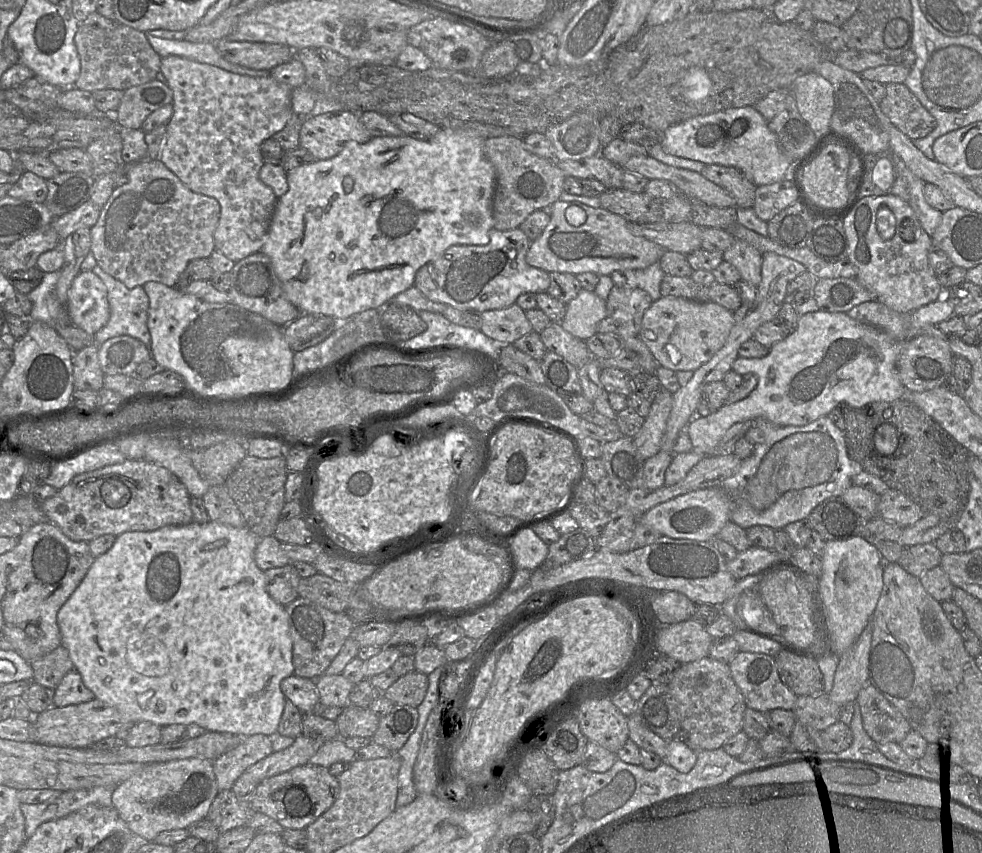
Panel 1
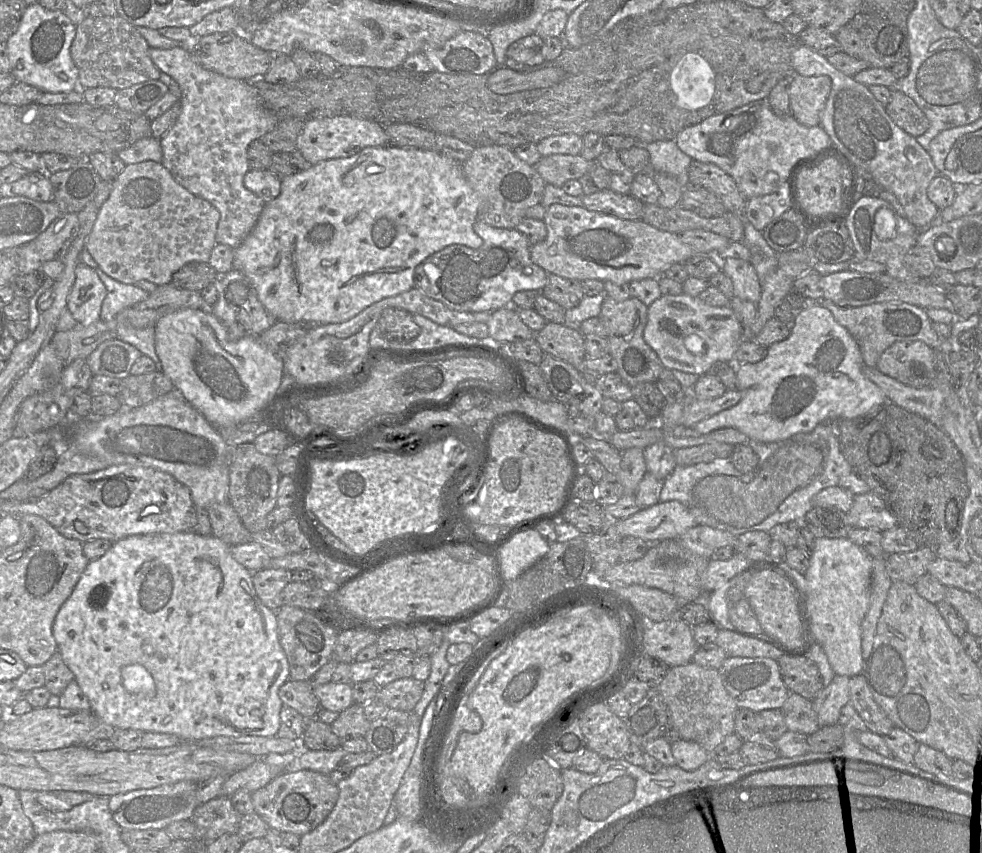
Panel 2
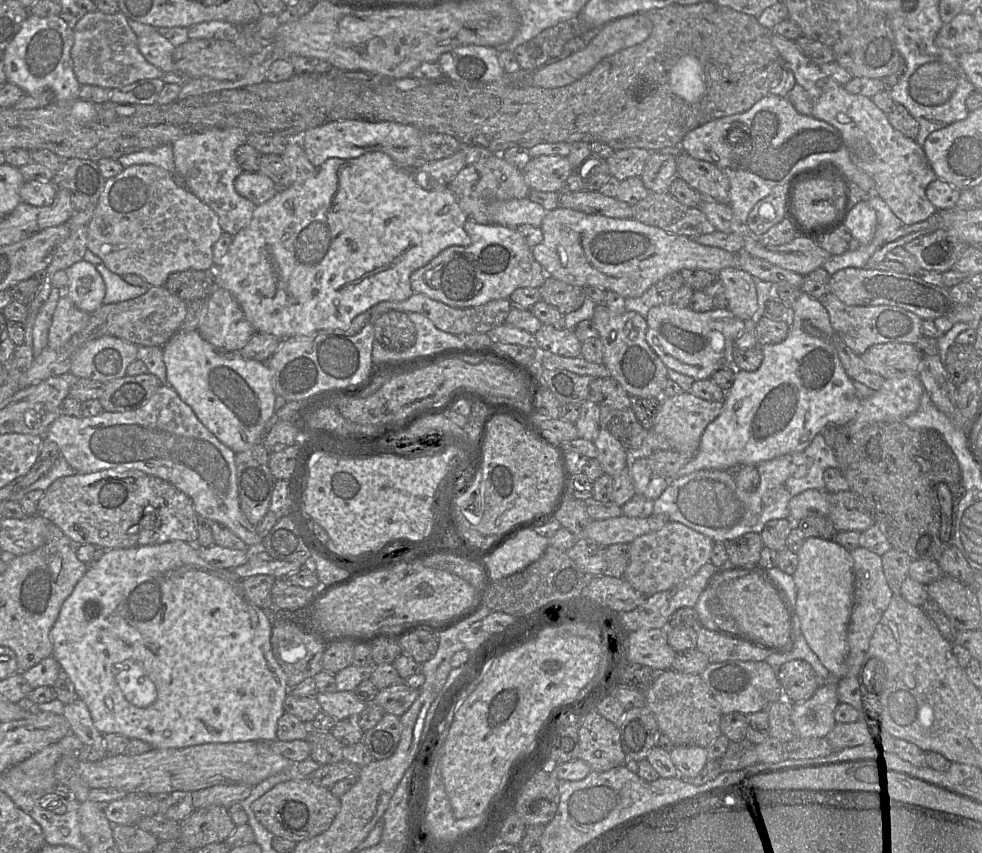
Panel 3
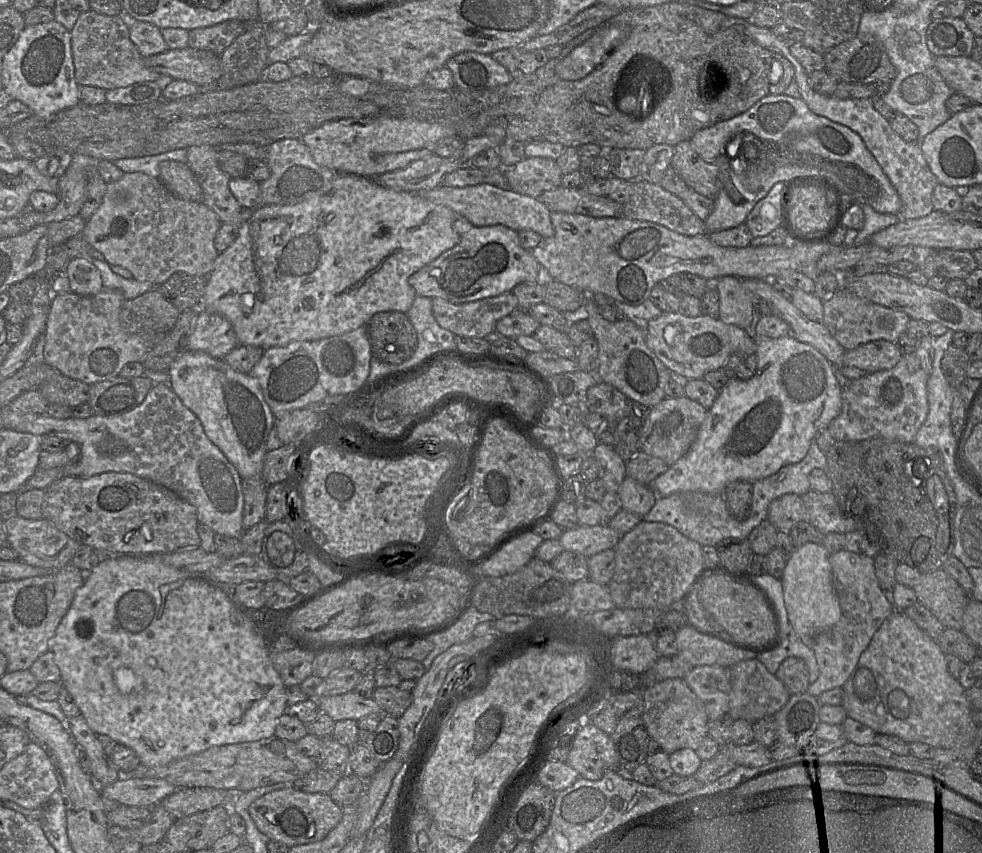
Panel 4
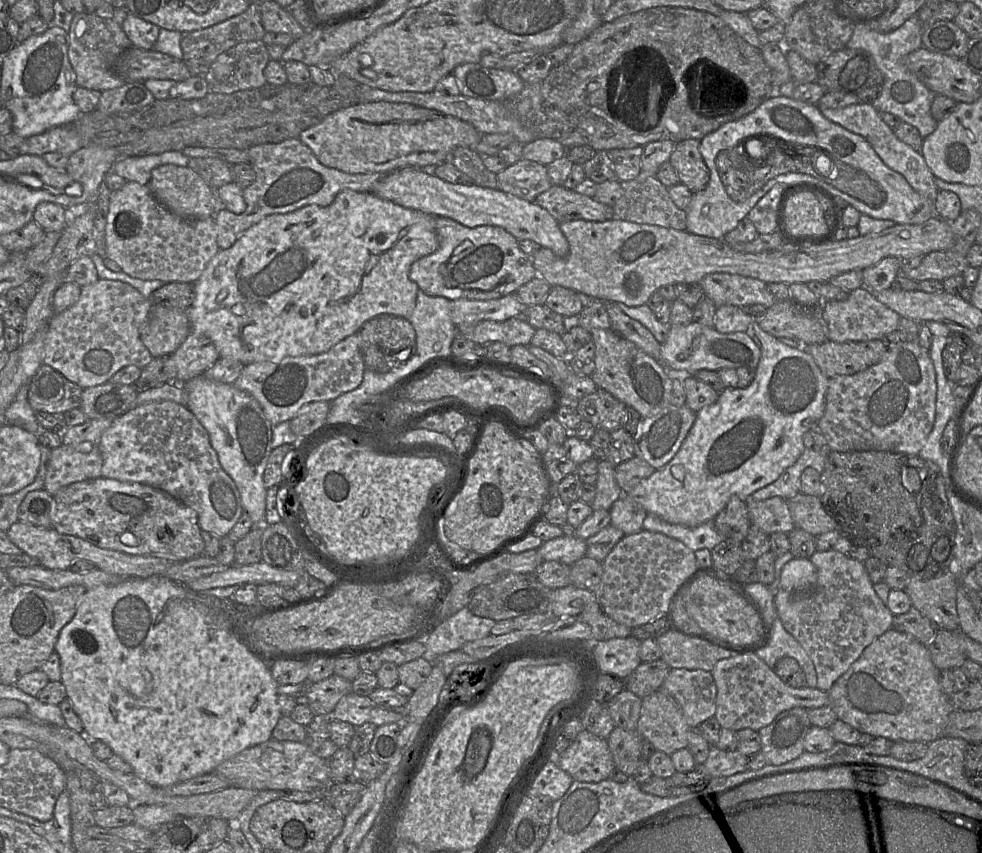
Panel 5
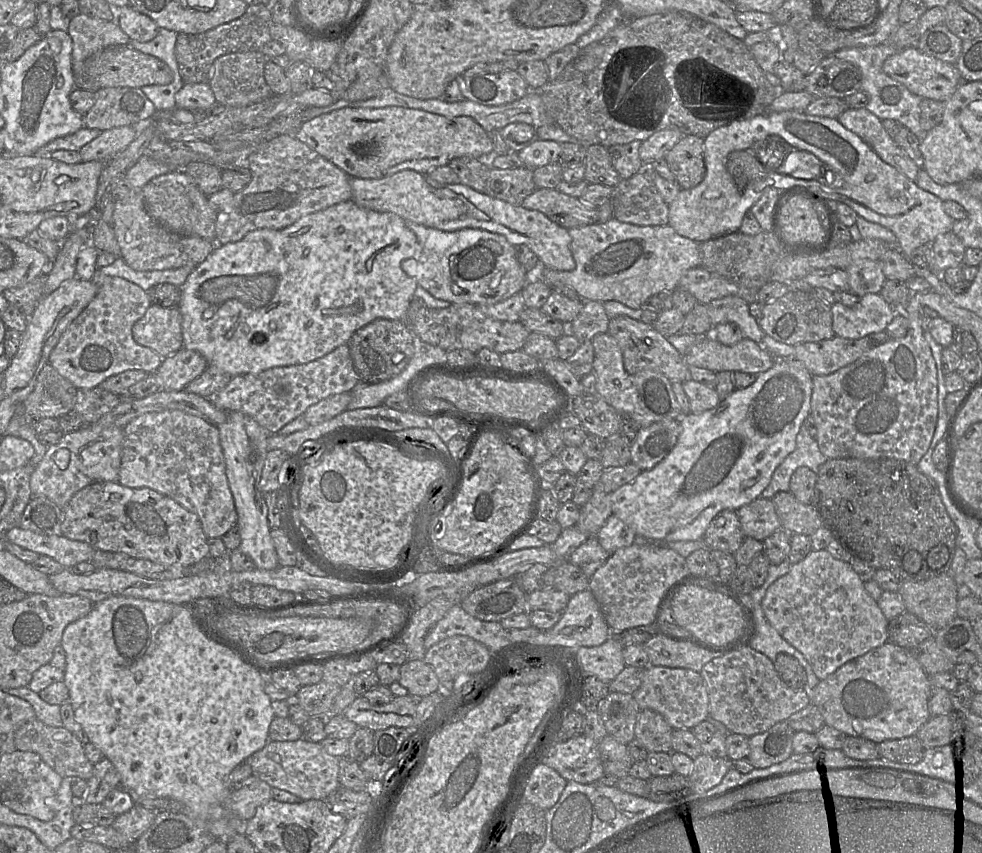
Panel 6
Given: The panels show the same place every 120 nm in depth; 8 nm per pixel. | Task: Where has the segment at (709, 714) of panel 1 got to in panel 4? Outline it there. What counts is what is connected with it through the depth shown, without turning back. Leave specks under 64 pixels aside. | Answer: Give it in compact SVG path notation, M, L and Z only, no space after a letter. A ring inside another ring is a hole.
M669 678L645 686L642 690L644 711L641 715L650 738L656 740L662 751L668 755L672 752L691 748L696 750L703 739L708 736L708 717L701 700L682 678Z

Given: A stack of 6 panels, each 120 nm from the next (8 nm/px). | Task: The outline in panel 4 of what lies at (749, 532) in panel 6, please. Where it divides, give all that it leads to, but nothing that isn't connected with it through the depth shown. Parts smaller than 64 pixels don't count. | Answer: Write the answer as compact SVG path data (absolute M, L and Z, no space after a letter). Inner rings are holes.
M785 494L769 505L767 520L778 531L790 533L799 522L806 520L806 508L801 496Z

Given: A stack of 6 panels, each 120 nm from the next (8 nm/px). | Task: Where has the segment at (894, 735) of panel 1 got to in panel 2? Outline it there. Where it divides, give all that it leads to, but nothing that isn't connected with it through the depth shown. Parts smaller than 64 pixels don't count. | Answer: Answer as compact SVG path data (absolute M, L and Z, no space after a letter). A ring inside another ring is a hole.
M863 674L849 680L850 700L856 713L864 721L868 731L885 736L895 727L883 710L874 701L867 680Z

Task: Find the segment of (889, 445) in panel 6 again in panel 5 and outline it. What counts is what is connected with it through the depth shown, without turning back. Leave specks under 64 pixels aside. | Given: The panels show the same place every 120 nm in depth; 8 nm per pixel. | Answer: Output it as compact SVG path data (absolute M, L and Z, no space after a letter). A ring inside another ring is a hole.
M917 340L889 345L878 363L852 375L829 378L825 412L817 424L826 439L827 450L919 454L933 428L936 391L936 373L929 349L922 347Z

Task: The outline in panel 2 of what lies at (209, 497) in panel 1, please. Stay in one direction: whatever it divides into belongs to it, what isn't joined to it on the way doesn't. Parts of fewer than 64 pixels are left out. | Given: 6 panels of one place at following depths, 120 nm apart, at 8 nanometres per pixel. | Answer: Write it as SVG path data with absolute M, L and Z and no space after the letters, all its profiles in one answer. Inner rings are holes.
M229 502L213 503L207 508L212 534L230 546L245 544L251 540L251 533L242 523Z

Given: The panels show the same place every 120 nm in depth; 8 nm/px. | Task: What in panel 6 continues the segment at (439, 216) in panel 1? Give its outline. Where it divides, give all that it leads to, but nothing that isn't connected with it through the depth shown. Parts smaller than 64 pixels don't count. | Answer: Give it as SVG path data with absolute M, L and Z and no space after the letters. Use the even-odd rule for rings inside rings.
M353 200L343 201L302 216L283 229L259 228L249 232L237 242L217 245L202 263L193 268L181 286L182 297L178 308L182 315L183 348L199 352L205 357L209 367L217 367L232 377L258 374L274 367L306 364L322 358L337 347L348 344L356 330L375 319L385 318L405 322L418 282L402 270L401 262L412 258L417 249L417 237L406 226L403 218L392 212L378 212L360 207Z

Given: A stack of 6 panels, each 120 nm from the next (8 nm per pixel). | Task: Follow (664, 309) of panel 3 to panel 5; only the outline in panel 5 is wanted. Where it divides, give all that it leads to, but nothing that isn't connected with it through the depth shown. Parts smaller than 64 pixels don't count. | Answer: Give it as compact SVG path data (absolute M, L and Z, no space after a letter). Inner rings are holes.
M697 321L687 325L670 325L666 340L661 344L660 362L677 375L694 375L707 369L748 367L756 370L761 358L761 348L746 332L720 333L714 327Z

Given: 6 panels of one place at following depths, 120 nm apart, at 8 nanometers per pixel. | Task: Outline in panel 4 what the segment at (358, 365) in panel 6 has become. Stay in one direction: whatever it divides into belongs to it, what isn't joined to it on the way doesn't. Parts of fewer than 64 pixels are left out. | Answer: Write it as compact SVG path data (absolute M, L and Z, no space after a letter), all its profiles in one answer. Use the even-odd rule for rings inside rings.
M383 311L366 324L372 356L388 364L409 359L417 347L417 333L404 312Z

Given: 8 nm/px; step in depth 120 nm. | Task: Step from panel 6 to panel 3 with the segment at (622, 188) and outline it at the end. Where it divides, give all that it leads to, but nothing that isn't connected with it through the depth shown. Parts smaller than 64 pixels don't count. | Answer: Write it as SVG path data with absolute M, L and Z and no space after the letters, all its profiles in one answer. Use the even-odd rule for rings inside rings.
M649 192L644 199L632 205L632 218L652 227L659 227L667 233L690 238L716 231L700 208L685 206L670 193Z

